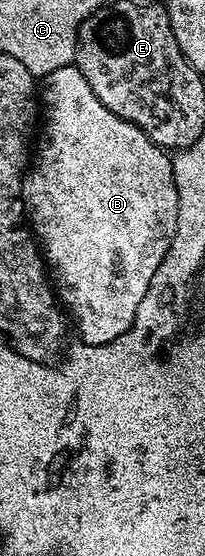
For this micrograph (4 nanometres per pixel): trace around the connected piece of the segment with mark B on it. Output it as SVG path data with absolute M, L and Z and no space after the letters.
M76 65L61 67L44 76L40 83L40 103L44 108L44 123L46 128L41 128L42 148L37 148L36 158L29 168L28 174L22 180L22 198L25 206L34 210L34 223L32 231L40 244L40 250L44 256L44 262L56 284L56 295L59 300L66 302L65 310L78 318L78 331L83 340L101 341L110 343L116 337L123 335L132 325L136 317L136 309L140 309L140 301L144 301L144 293L148 293L148 285L152 285L152 277L156 277L156 269L160 269L160 261L170 248L170 242L174 240L176 233L176 221L178 220L178 190L174 180L174 165L171 156L161 147L157 147L141 129L127 119L121 119L116 113L112 113L92 93L92 85L80 73Z

